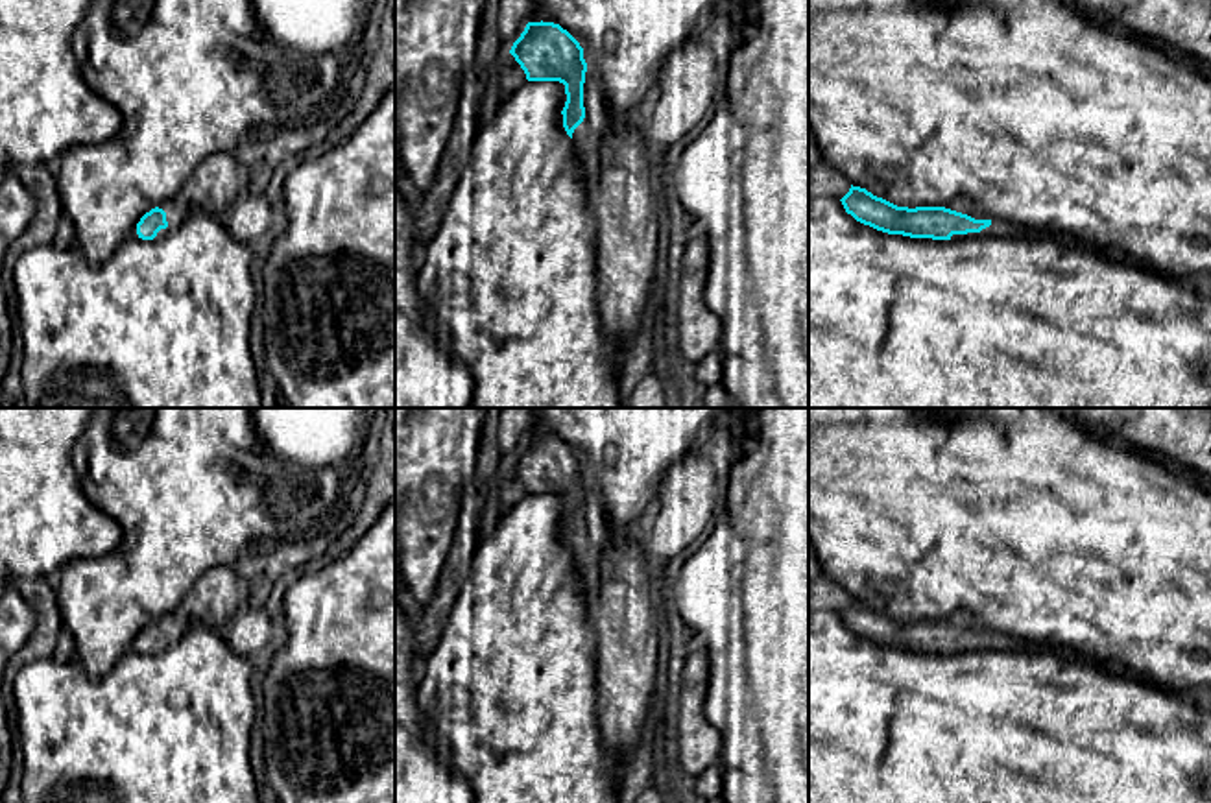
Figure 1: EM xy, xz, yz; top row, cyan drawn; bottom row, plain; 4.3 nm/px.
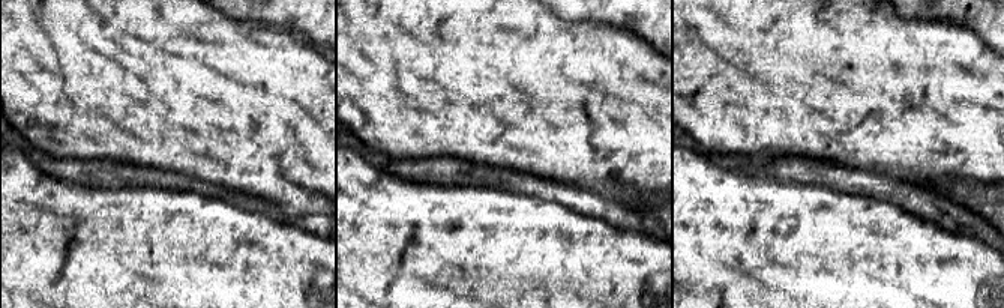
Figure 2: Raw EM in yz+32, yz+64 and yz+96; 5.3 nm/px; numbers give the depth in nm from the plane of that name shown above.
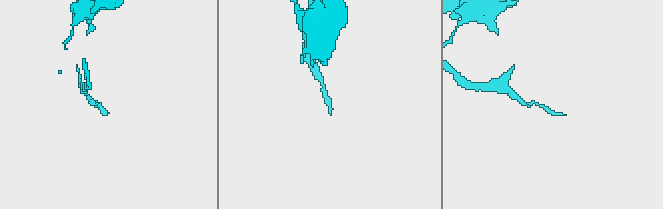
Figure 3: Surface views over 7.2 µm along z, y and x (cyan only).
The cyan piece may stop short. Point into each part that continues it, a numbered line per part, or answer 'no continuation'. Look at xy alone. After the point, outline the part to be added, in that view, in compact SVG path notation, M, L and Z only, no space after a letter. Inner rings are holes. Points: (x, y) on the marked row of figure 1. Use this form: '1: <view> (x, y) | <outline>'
1: xy (176, 211) | M179 198L162 201L159 209L166 212L168 227L161 229L153 240L174 233L188 216L186 203L181 201Z

